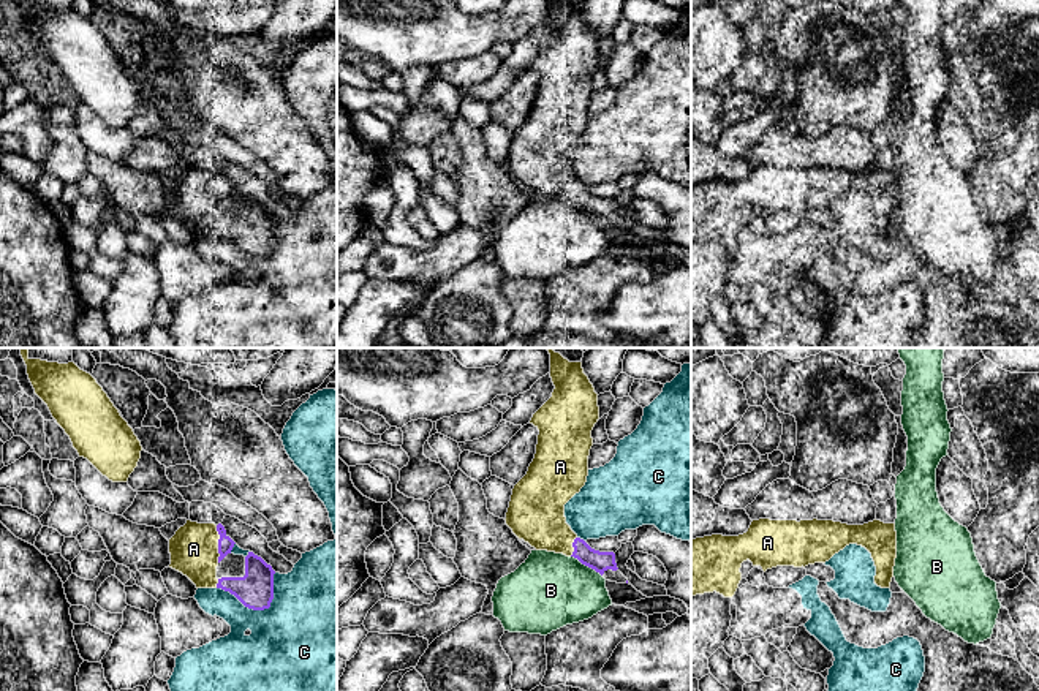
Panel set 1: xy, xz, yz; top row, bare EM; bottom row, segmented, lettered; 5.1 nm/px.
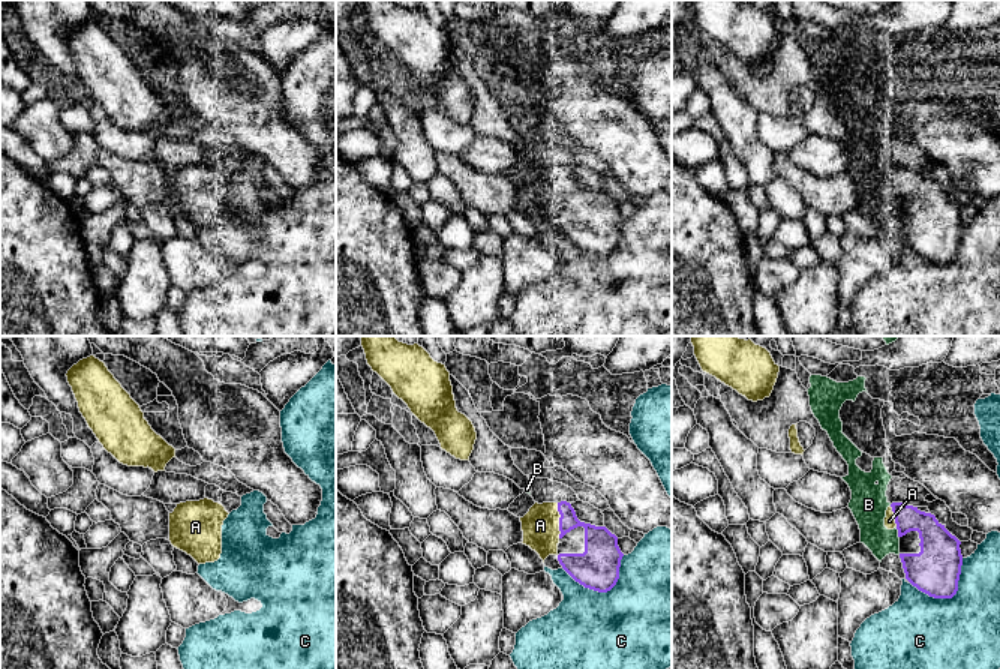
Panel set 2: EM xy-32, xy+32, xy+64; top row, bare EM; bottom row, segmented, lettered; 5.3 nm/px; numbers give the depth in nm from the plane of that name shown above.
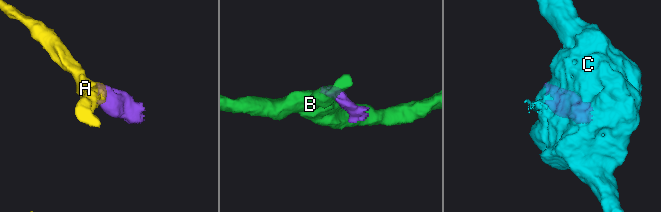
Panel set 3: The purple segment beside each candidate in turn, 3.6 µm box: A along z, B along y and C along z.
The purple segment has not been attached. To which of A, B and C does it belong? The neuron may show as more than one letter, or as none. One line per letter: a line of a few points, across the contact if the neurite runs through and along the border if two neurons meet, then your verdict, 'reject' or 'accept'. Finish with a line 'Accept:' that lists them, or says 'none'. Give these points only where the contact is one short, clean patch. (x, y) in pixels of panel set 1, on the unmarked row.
A: accept
B: reject
C: reject
Accept: A

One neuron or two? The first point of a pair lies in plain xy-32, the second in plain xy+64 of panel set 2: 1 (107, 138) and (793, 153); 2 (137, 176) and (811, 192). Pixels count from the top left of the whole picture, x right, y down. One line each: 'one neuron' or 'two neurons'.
1: two neurons
2: one neuron

